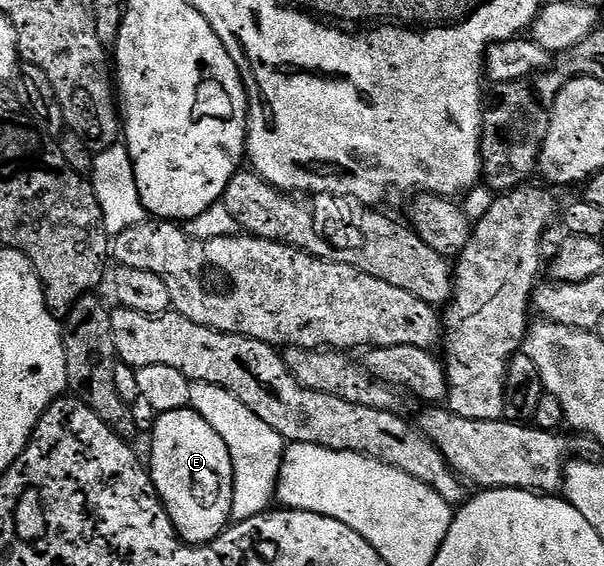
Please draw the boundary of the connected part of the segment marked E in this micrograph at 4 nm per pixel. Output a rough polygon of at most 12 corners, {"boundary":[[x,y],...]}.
{"boundary":[[188,407],[160,413],[149,472],[188,545],[231,521],[225,439]]}

